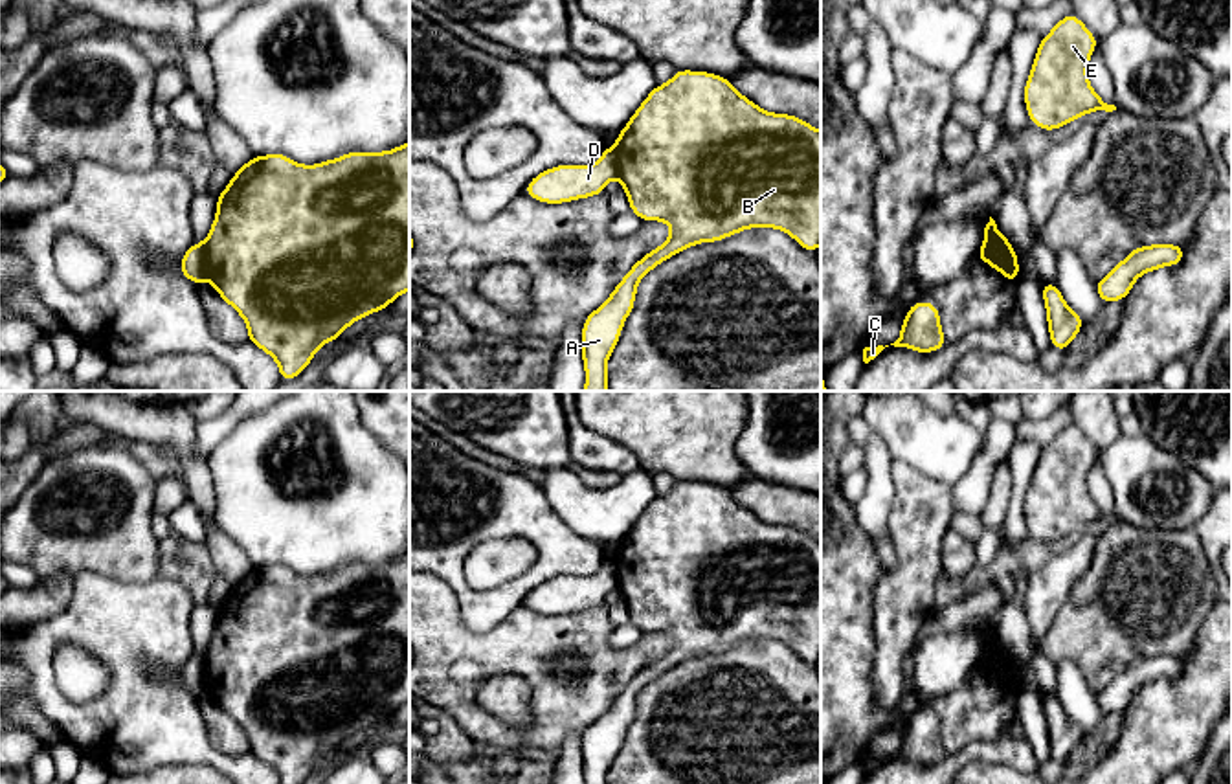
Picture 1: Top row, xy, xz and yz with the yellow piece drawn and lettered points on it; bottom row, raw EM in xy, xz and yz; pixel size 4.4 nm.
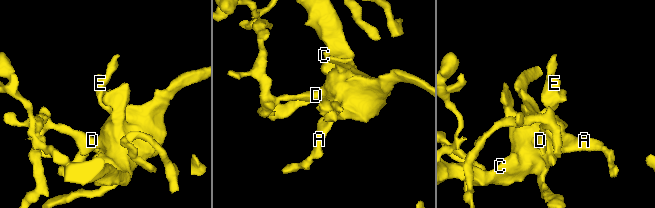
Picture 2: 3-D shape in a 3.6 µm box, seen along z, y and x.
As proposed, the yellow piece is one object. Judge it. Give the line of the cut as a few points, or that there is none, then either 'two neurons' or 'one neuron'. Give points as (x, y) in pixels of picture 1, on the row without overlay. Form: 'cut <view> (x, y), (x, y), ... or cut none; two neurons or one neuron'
cut xy (202, 656), (206, 687); two neurons

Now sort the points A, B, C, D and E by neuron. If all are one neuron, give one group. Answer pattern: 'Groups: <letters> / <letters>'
Groups: A B C E / D

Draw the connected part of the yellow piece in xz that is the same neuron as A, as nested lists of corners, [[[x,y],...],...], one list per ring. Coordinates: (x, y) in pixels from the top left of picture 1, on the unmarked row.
[[[676,481],[666,496],[655,496],[639,516],[613,562],[630,622],[643,633],[666,633],[672,646],[641,668],[611,707],[584,731],[586,784],[608,784],[608,769],[633,722],[639,692],[678,663],[749,639],[782,641],[812,665],[821,657],[821,542],[797,527],[762,521],[727,488]]]

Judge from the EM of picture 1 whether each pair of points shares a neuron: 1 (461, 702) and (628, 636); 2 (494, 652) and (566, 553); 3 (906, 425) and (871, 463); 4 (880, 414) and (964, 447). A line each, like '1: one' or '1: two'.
1: two
2: two
3: two
4: one

